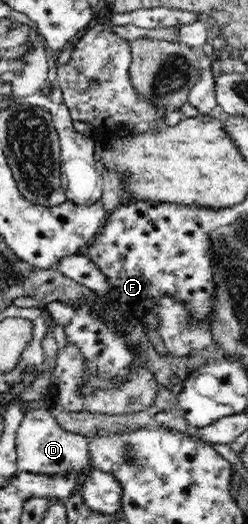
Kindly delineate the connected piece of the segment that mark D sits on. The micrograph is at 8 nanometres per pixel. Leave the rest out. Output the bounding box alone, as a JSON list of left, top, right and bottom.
[16,409,89,478]

